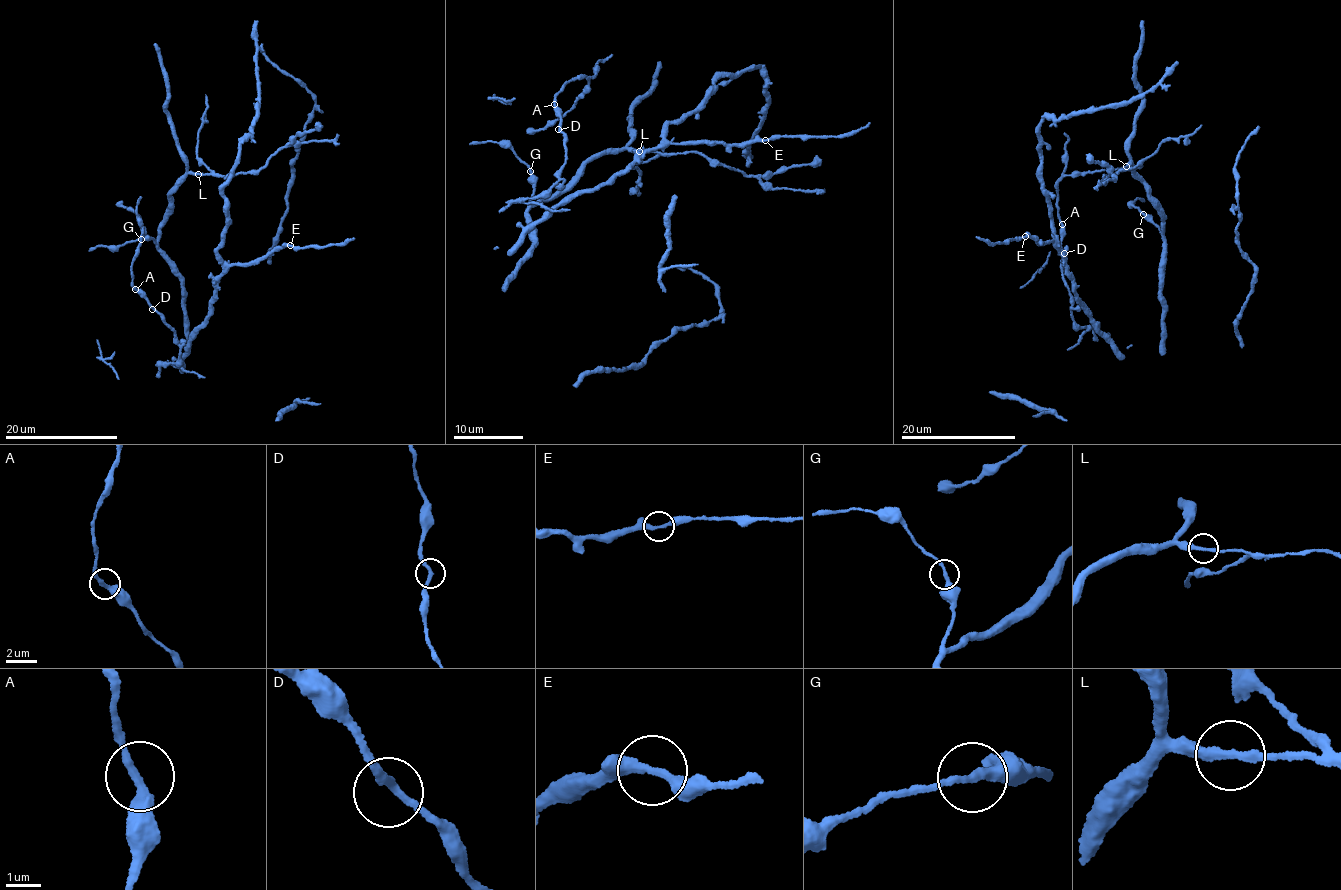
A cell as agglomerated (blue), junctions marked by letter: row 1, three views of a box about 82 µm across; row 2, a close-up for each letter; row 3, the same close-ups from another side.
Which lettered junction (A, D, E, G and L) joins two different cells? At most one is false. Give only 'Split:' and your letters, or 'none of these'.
Split: none of these

